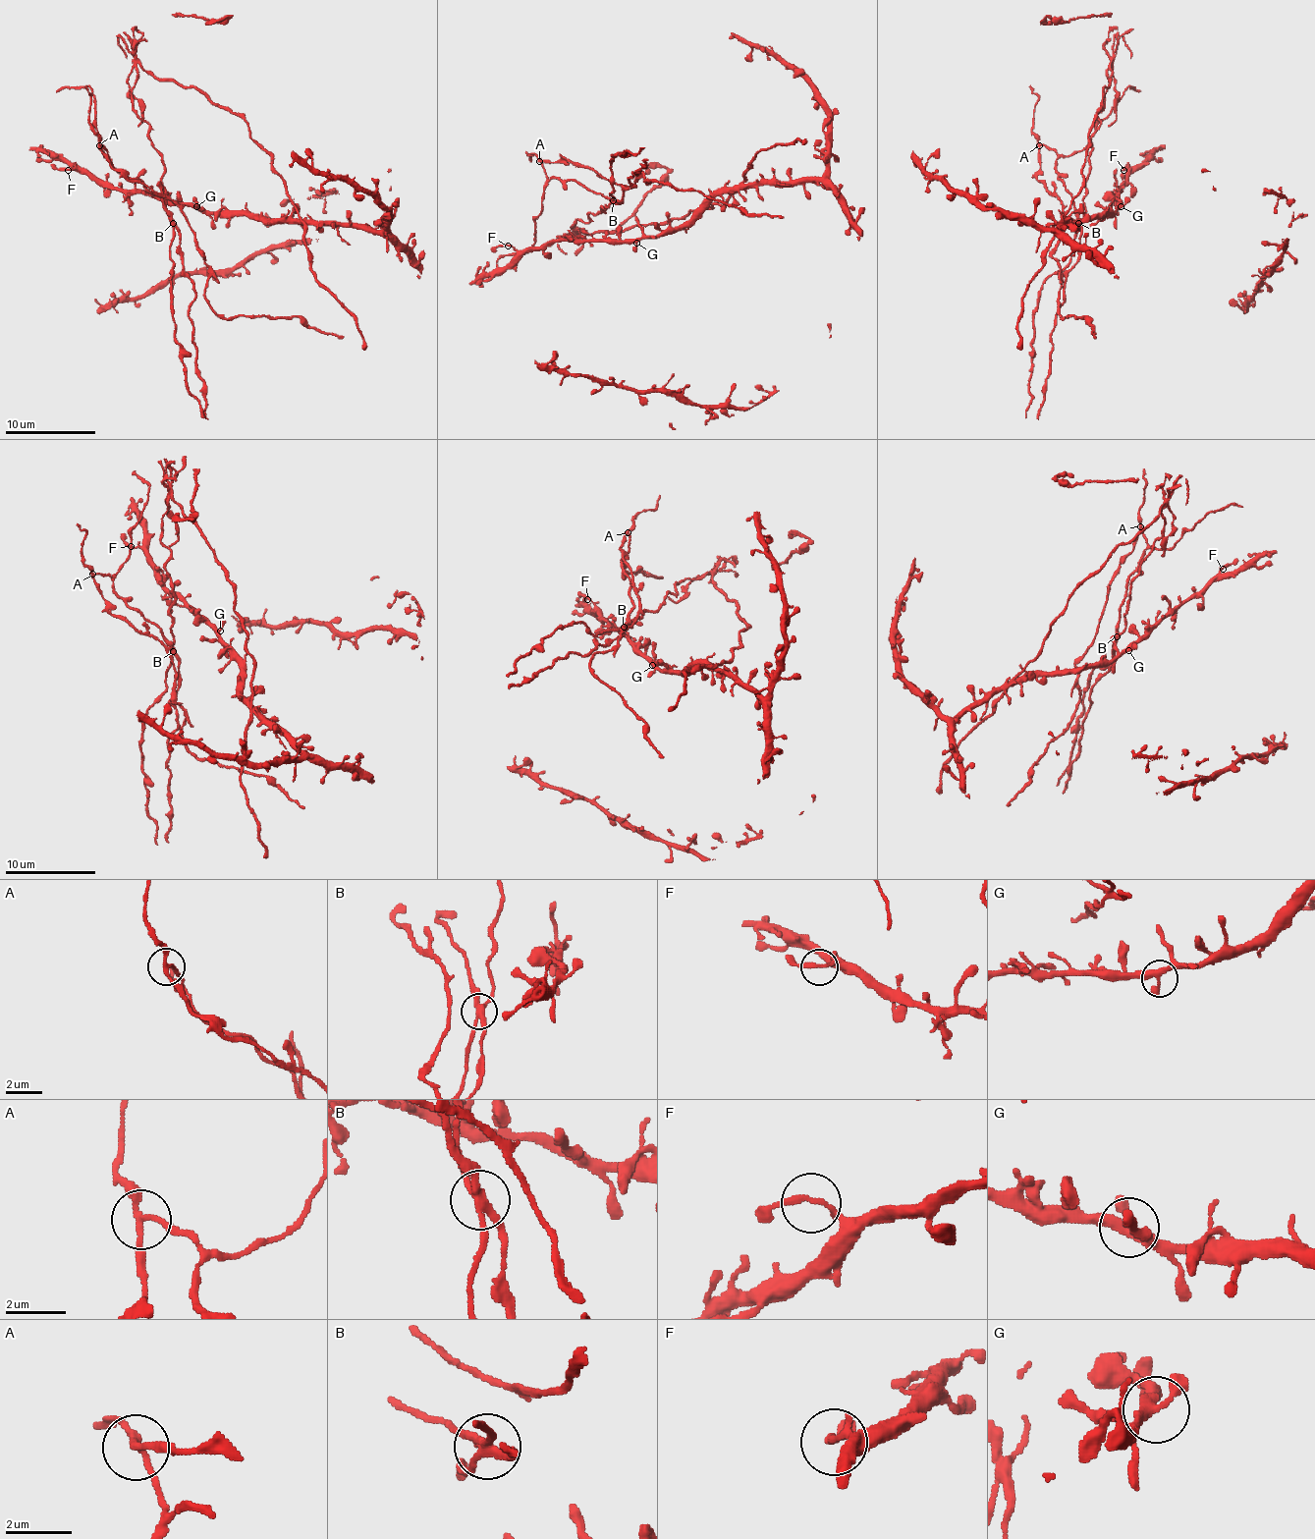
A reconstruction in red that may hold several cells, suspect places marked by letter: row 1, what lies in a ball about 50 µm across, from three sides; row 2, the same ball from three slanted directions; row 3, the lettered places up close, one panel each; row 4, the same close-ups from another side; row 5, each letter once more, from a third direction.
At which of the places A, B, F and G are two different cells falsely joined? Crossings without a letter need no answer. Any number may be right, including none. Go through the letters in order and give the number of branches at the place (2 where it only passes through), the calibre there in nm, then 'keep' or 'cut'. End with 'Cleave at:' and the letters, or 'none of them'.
A: 3 branches meet; 190 nm thick; cut
B: 4 branches meet; 280 nm thick; cut
F: 3 branches meet; 160 nm thick; keep
G: 3 branches meet; 320 nm thick; keep
Cleave at: A, B

